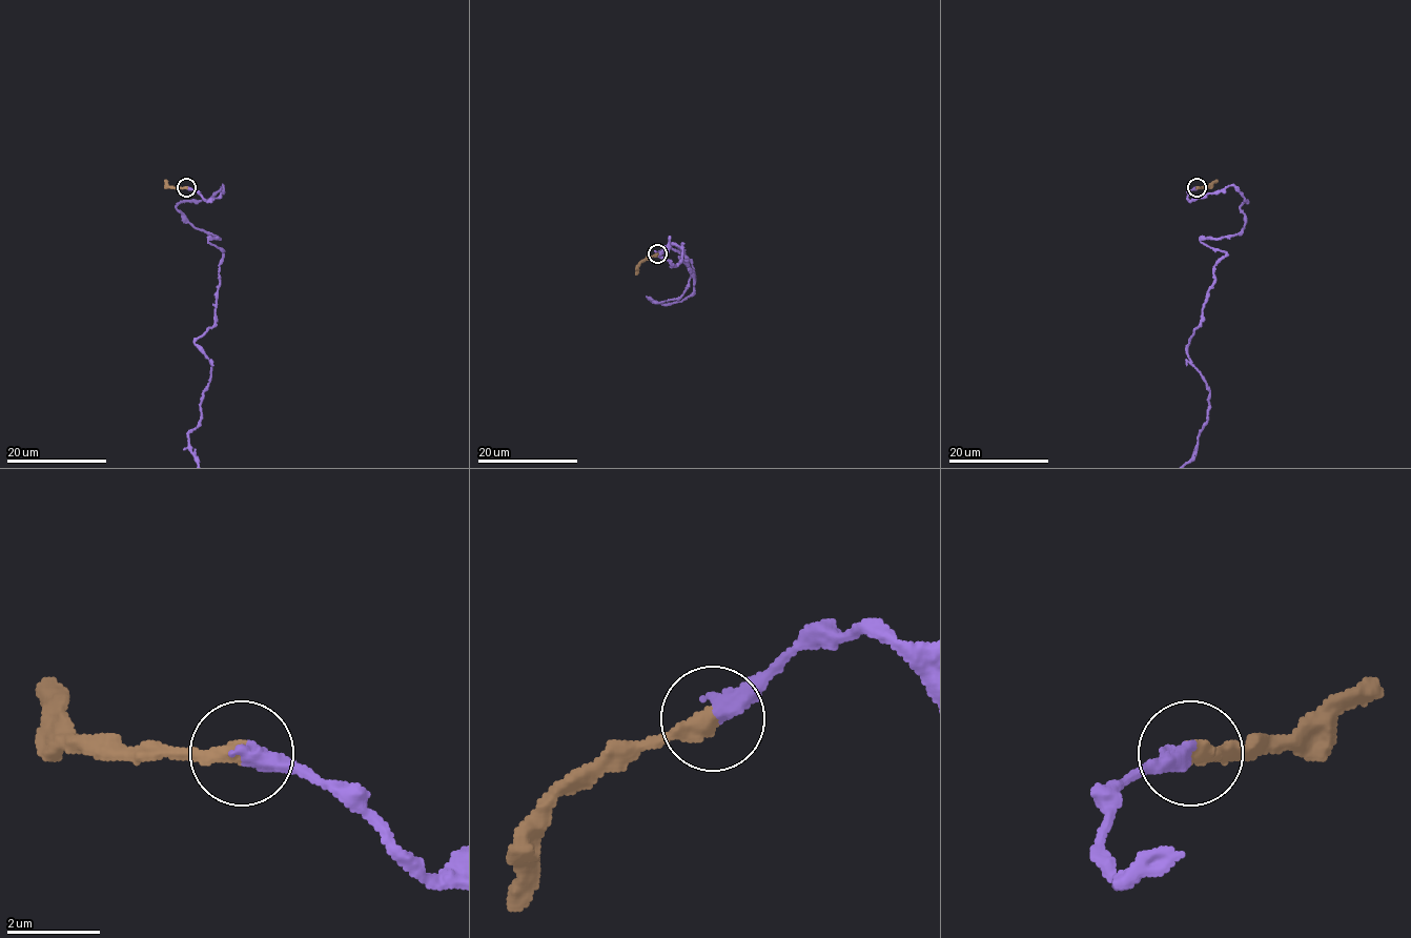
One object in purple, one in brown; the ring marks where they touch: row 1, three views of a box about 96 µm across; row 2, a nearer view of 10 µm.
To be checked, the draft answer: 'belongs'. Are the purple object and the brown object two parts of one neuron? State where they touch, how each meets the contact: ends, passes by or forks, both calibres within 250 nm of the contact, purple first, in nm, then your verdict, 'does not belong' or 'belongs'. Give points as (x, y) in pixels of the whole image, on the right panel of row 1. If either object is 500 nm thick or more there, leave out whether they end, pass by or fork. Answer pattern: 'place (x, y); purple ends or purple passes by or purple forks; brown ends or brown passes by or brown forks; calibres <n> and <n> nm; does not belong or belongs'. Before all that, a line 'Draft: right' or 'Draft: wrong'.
Draft: right
place (1197, 187); purple ends; brown ends; calibres 440 and 400 nm; belongs

